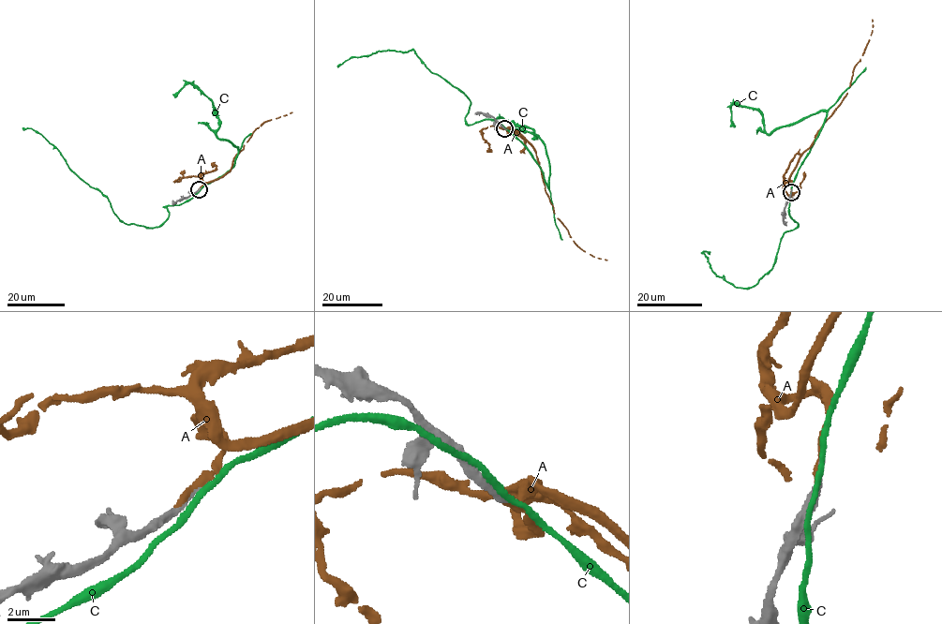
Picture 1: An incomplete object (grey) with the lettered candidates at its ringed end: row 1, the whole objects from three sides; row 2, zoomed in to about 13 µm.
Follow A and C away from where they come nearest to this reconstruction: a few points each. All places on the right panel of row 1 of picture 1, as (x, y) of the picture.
A: (790, 192), (791, 182), (786, 183), (788, 179), (816, 132), (846, 94), (854, 69), (869, 39), (873, 20)
C: (791, 190), (798, 224), (784, 232), (757, 284), (735, 287), (718, 276), (702, 253), (709, 253)

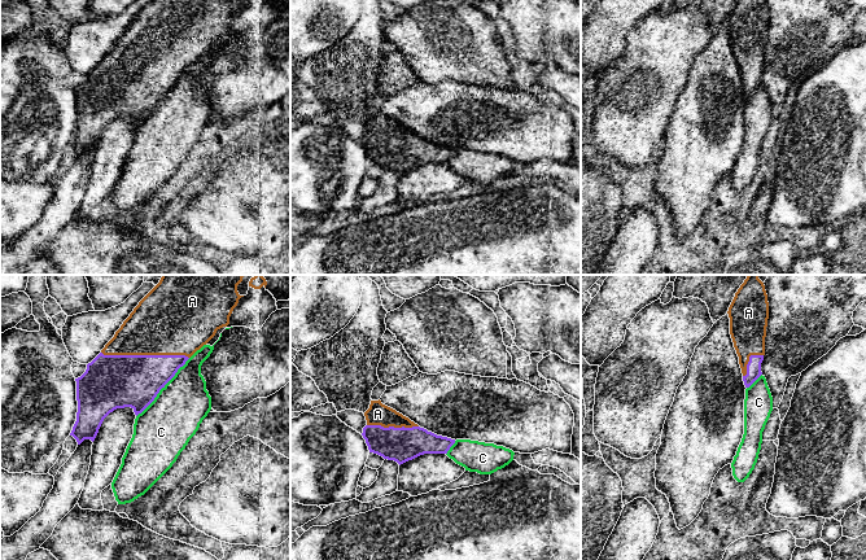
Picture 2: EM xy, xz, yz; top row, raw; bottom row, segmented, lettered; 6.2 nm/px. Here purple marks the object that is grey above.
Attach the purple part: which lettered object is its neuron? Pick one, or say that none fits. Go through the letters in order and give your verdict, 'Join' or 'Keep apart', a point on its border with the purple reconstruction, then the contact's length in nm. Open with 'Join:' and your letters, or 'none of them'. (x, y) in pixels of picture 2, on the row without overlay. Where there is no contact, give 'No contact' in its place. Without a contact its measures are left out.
Join: A
A: Join. Touches purple at xy (145, 65). Shared border 550 nm
C: Keep apart. Touches purple at xy (162, 96). Shared border 500 nm

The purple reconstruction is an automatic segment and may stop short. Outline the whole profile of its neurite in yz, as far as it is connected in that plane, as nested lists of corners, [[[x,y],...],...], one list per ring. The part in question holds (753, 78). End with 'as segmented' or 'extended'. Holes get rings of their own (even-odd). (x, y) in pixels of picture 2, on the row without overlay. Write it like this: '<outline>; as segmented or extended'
[[[738,0],[729,17],[730,44],[739,66],[745,97],[761,84],[769,29],[766,0]]]; extended

